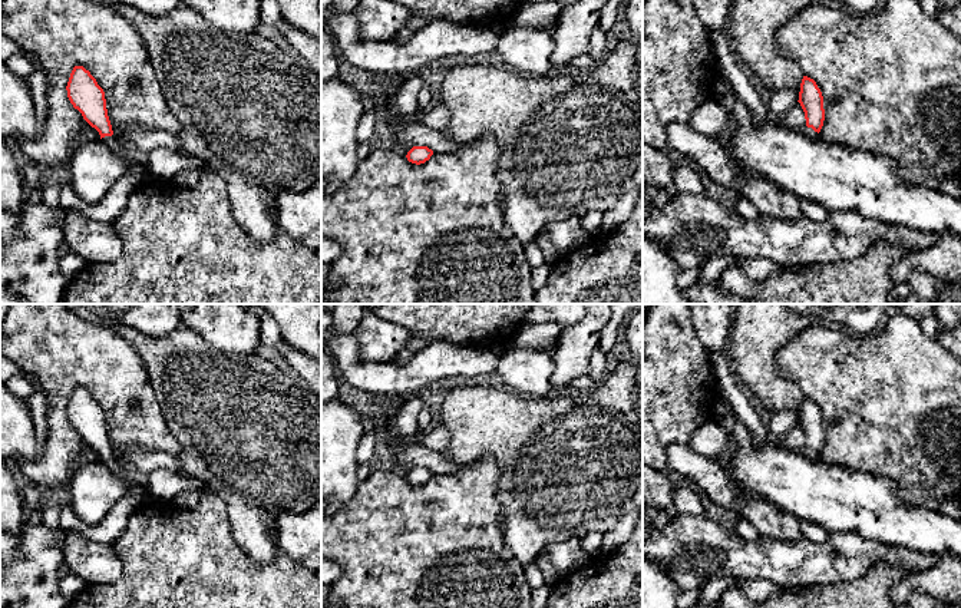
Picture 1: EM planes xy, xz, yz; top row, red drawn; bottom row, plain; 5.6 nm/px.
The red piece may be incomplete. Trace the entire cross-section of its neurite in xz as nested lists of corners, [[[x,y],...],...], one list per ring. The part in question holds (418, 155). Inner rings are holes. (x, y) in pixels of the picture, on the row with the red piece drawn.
[[[413,146],[407,152],[406,158],[409,162],[420,165],[429,161],[432,155],[433,155],[433,151],[429,149],[427,146]]]

